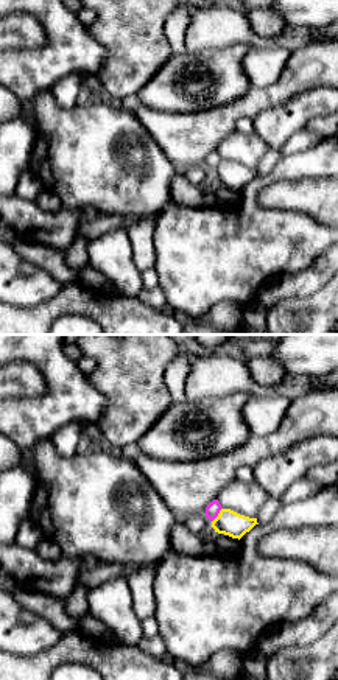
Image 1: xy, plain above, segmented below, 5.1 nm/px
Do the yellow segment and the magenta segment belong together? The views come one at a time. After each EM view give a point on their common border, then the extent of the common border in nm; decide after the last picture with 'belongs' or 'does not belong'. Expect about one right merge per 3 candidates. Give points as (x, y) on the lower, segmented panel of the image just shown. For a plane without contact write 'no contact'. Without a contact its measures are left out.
(218, 515) | 90 nm

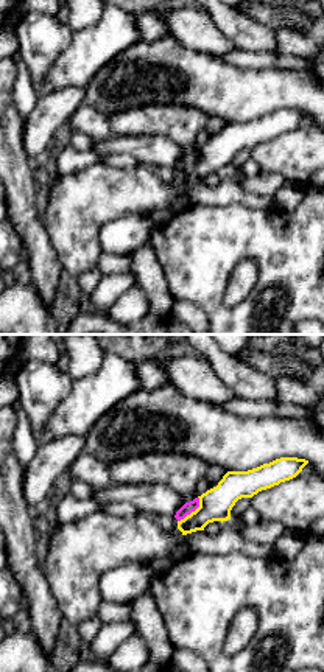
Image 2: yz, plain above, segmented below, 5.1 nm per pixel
(192, 512) | 170 nm

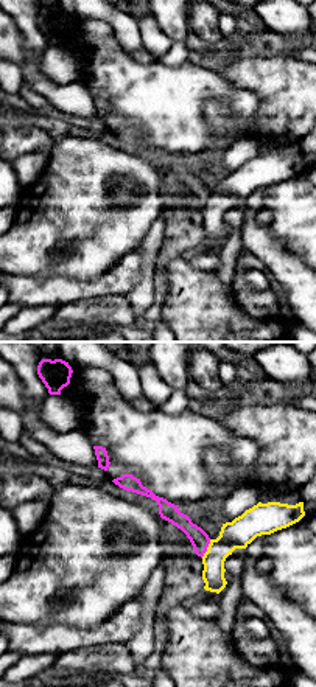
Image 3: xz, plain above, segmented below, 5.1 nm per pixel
(207, 549) | 110 nm

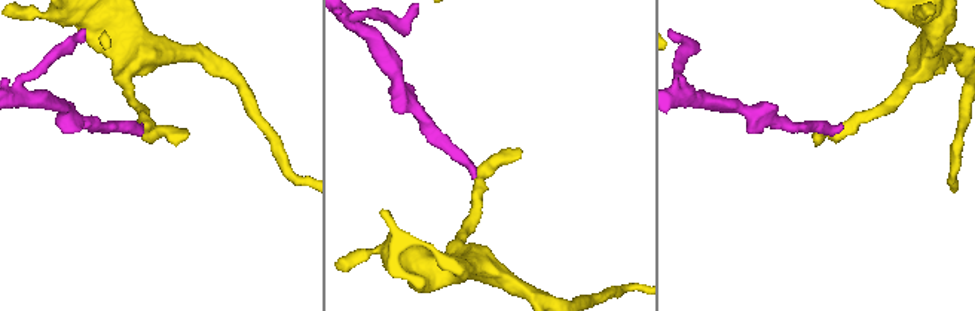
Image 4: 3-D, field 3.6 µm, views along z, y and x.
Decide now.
does not belong

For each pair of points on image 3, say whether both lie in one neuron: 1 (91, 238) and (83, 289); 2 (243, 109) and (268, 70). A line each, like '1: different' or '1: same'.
1: different
2: different

